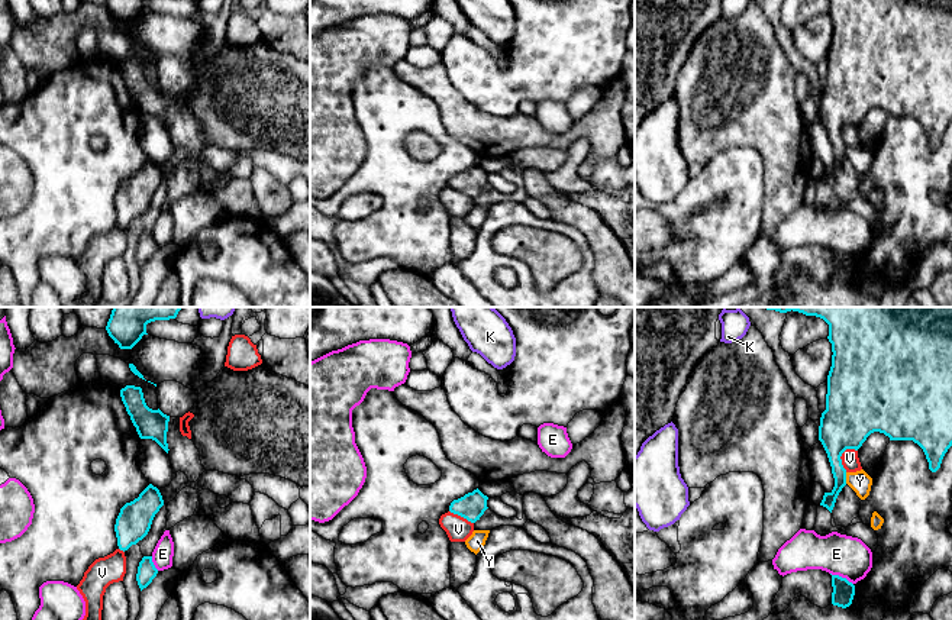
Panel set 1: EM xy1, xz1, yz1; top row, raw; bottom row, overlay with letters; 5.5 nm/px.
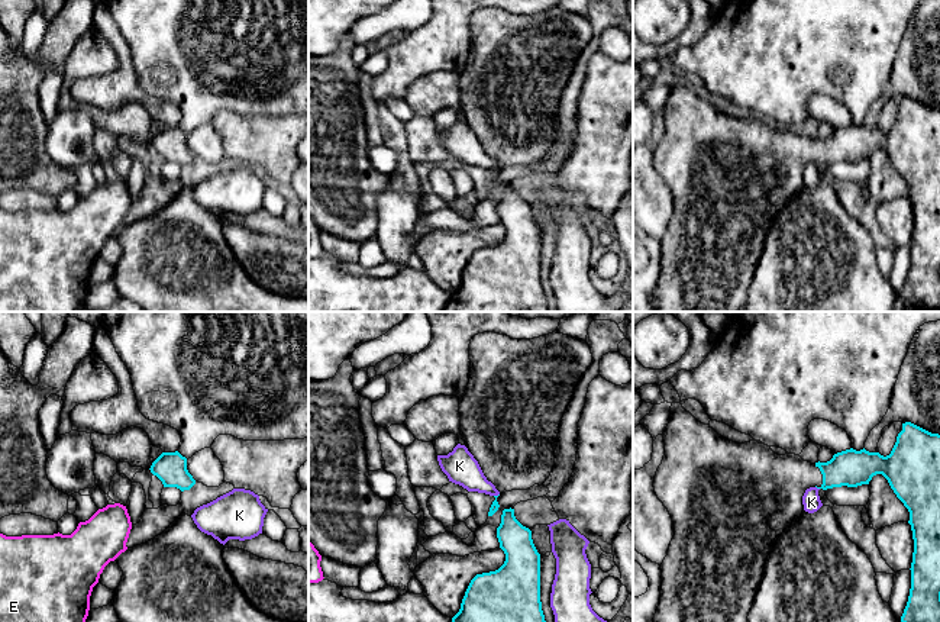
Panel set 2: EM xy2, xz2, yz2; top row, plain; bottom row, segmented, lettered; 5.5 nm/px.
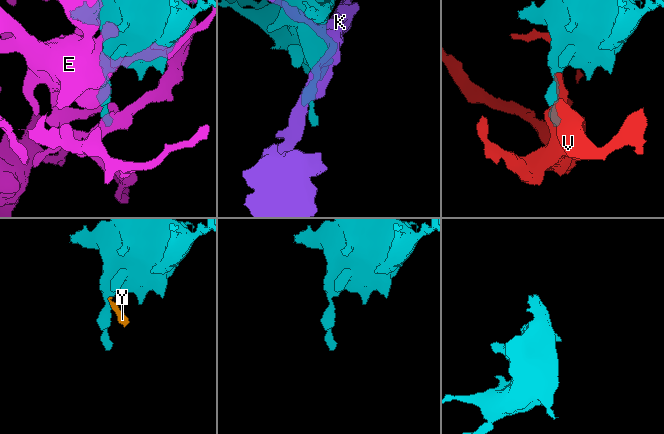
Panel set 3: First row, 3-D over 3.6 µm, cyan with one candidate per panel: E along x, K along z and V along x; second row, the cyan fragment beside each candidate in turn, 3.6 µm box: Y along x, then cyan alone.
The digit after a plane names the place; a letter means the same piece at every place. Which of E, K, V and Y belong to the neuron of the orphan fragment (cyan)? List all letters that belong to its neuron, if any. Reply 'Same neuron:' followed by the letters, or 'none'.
Same neuron: none

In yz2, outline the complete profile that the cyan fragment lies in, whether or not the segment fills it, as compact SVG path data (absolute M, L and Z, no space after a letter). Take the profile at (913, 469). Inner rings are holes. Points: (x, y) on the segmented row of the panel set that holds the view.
M672 403L671 406L671 418L669 423L663 432L665 441L665 455L662 464L659 465L653 487L658 499L663 503L668 509L672 522L675 535L669 544L668 555L665 557L663 563L660 564L662 570L662 589L660 589L660 600L658 610L655 613L653 622L747 622L747 616L750 608L755 602L758 586L760 584L765 563L768 560L769 552L772 551L775 542L782 535L782 532L795 522L804 510L802 496L807 489L817 487L817 489L833 489L833 487L857 487L862 484L869 484L873 476L882 474L897 497L904 503L904 506L910 512L910 521L914 539L914 552L912 552L912 563L911 563L911 589L907 606L901 616L901 622L940 622L940 435L931 434L911 422L902 423L902 431L897 436L897 442L889 455L884 457L879 452L869 452L865 448L856 451L853 448L837 452L833 458L827 463L815 463L811 464L804 461L800 455L795 454L785 454L778 455L775 454L771 447L765 444L759 444L758 441L750 441L744 444L737 444L729 441L718 435L710 425L704 425L698 422L689 412L687 412L681 403Z

